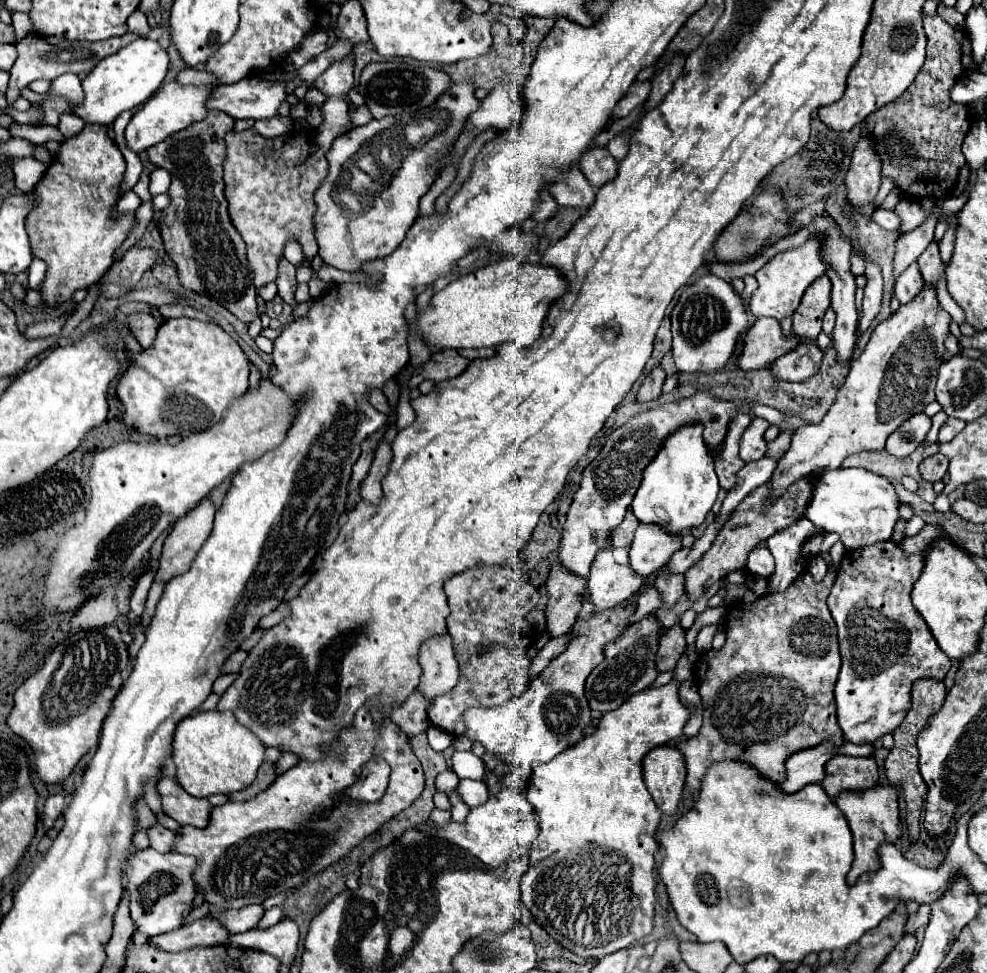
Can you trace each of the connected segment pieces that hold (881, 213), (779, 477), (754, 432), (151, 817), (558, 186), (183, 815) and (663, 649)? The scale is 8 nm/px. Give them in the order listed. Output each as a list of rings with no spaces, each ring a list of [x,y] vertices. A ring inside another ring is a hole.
[[[877,208],[875,214],[871,216],[871,220],[875,224],[879,224],[885,230],[899,230],[901,228],[901,218],[895,210],[885,210],[885,208]]]
[[[925,286],[911,304],[899,306],[891,318],[881,322],[861,356],[851,362],[847,380],[823,422],[819,426],[803,424],[793,432],[791,448],[773,472],[771,498],[779,498],[795,480],[811,472],[839,468],[849,454],[883,450],[889,434],[901,428],[909,416],[923,412],[925,404],[935,400],[937,368],[943,364],[949,324],[951,316],[939,306],[933,286]]]
[[[755,416],[751,420],[751,424],[745,428],[741,442],[739,442],[739,456],[743,462],[753,462],[753,460],[759,460],[765,456],[767,442],[765,442],[763,434],[767,428],[769,428],[769,422],[759,416]]]
[[[139,802],[135,806],[135,810],[137,810],[137,820],[139,820],[137,828],[151,828],[157,824],[157,816],[149,810],[149,806],[145,802]]]
[[[577,164],[571,168],[571,172],[565,178],[553,182],[549,186],[549,192],[557,200],[557,204],[563,208],[587,210],[595,202],[595,190],[589,184],[589,180],[585,180]]]
[[[163,776],[157,784],[157,790],[161,794],[163,810],[167,816],[177,820],[179,824],[189,824],[195,828],[205,828],[209,824],[209,812],[211,802],[205,798],[193,798],[183,790],[183,786],[177,782],[177,778]],[[183,820],[183,822],[181,822]],[[187,820],[187,822],[185,822]]]
[[[673,624],[667,628],[659,640],[659,654],[657,654],[657,668],[659,672],[675,668],[679,656],[685,652],[685,630],[681,624]]]

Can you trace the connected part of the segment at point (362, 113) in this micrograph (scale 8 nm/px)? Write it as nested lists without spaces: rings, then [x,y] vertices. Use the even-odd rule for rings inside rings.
[[[359,106],[359,108],[355,108],[355,110],[351,112],[351,122],[353,122],[353,126],[365,124],[365,122],[369,122],[371,118],[373,118],[373,116],[371,116],[371,112],[369,112],[367,106]]]

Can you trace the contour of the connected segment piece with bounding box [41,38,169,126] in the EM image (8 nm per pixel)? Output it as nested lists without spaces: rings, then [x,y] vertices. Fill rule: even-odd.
[[[137,38],[135,42],[131,42],[129,46],[121,48],[117,54],[103,58],[93,72],[81,82],[83,84],[83,92],[85,92],[85,102],[71,110],[69,104],[61,98],[55,100],[47,100],[43,102],[43,110],[45,110],[45,118],[41,120],[41,124],[59,124],[59,114],[61,112],[73,112],[77,116],[81,116],[85,122],[89,124],[113,124],[113,120],[123,112],[123,110],[133,110],[139,104],[143,104],[163,82],[165,74],[169,68],[169,54],[167,50],[163,50],[159,46],[157,40],[151,38]]]

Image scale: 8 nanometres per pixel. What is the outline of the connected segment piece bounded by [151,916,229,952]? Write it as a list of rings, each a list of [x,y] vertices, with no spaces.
[[[213,916],[199,918],[173,932],[151,938],[151,942],[167,952],[179,952],[193,946],[217,946],[229,940],[229,930]]]

